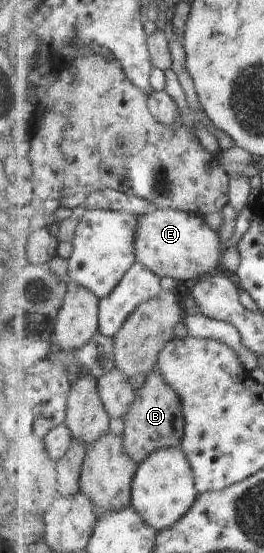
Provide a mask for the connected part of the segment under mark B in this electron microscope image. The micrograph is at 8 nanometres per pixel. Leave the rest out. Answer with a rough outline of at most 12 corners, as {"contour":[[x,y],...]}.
{"contour":[[159,368],[124,418],[124,447],[142,464],[181,447],[184,399]]}

